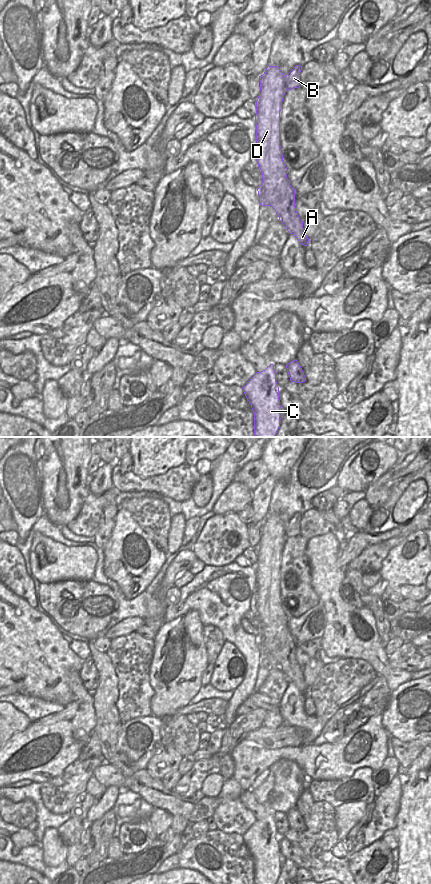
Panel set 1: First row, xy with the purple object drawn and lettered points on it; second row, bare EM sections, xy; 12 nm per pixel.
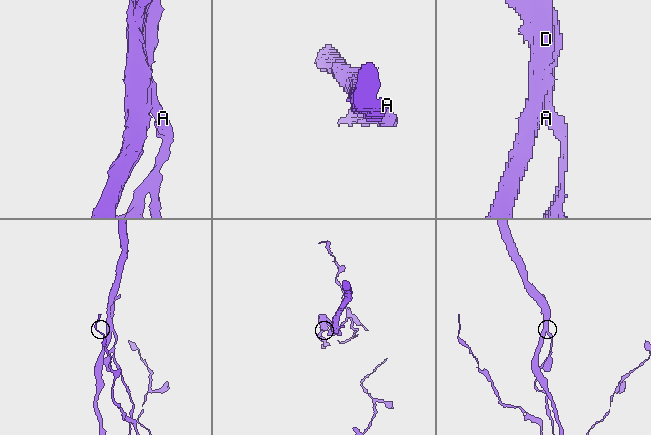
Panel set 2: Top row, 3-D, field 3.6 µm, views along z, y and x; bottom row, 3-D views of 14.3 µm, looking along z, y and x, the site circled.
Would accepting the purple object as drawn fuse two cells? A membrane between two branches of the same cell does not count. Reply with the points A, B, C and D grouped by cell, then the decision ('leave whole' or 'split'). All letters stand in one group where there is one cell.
A C / B D | split

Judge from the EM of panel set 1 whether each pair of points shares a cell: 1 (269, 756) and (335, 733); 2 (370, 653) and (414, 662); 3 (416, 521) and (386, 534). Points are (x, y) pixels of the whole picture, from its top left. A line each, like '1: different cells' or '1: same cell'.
1: different cells
2: different cells
3: same cell

